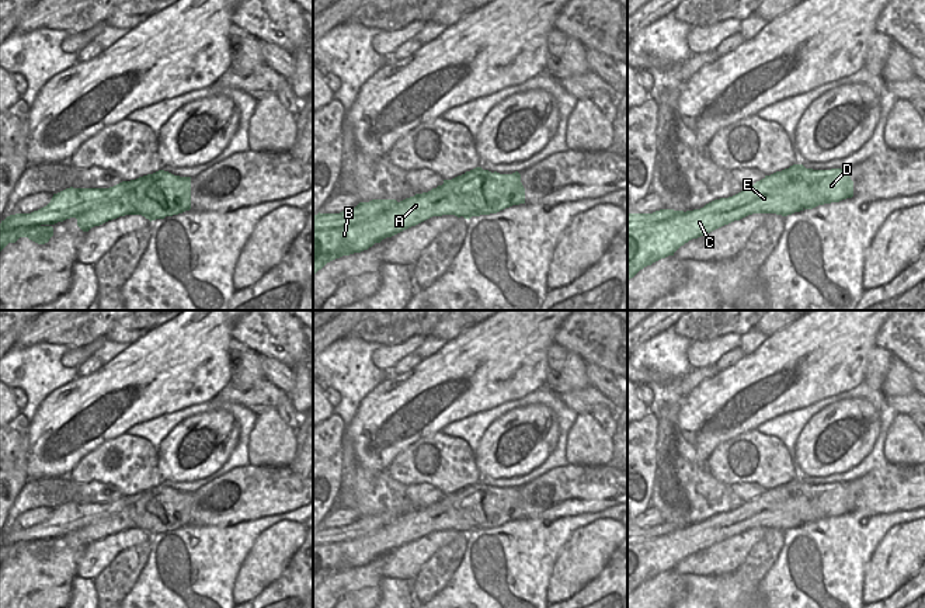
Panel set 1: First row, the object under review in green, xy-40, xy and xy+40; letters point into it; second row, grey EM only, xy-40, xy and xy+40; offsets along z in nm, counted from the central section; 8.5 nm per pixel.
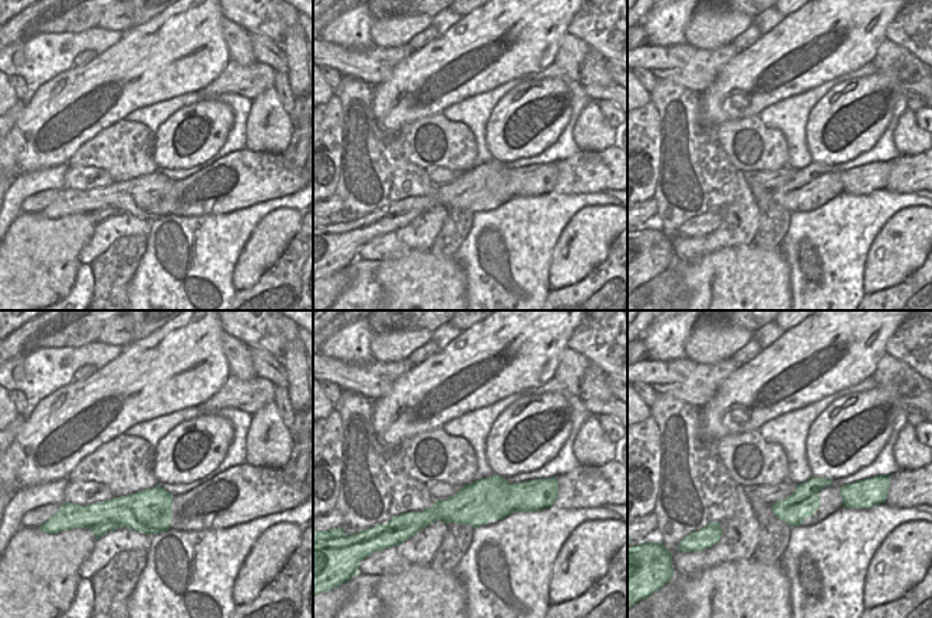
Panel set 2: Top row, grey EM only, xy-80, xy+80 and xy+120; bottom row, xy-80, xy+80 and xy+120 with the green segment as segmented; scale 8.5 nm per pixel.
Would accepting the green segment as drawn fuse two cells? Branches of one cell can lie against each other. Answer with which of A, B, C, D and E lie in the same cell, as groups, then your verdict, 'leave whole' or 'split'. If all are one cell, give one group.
groups A B C E / D; split

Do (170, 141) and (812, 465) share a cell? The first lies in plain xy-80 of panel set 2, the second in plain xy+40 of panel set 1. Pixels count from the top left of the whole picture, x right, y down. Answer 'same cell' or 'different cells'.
same cell

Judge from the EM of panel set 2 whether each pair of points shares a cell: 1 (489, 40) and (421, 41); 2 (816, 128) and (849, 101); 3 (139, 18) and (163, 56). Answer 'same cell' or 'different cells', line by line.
1: different cells
2: same cell
3: different cells

